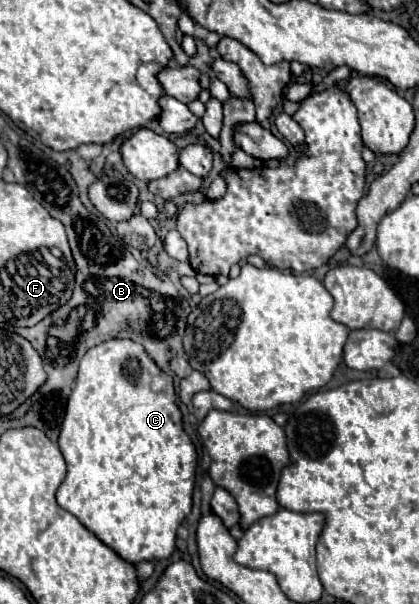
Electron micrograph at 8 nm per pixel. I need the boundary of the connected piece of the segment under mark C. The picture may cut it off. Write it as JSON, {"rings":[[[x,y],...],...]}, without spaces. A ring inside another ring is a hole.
{"rings":[[[113,338],[93,346],[81,358],[77,384],[67,400],[61,424],[59,448],[67,462],[67,476],[57,490],[57,504],[61,508],[75,514],[83,526],[131,564],[171,556],[177,528],[191,512],[197,454],[183,430],[181,410],[175,404],[173,378],[155,366],[139,342]],[[157,374],[167,380],[167,388],[161,392],[151,390],[151,378]]]}

